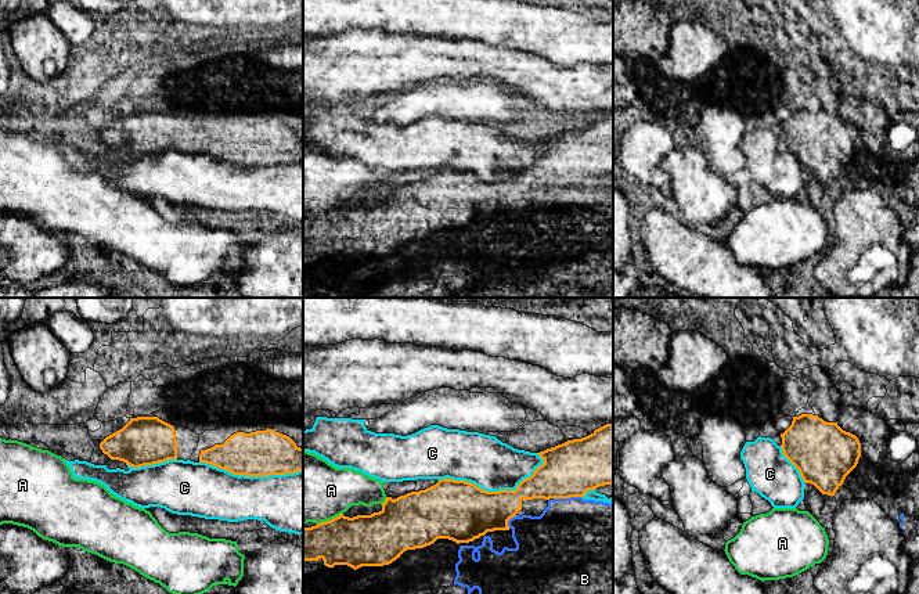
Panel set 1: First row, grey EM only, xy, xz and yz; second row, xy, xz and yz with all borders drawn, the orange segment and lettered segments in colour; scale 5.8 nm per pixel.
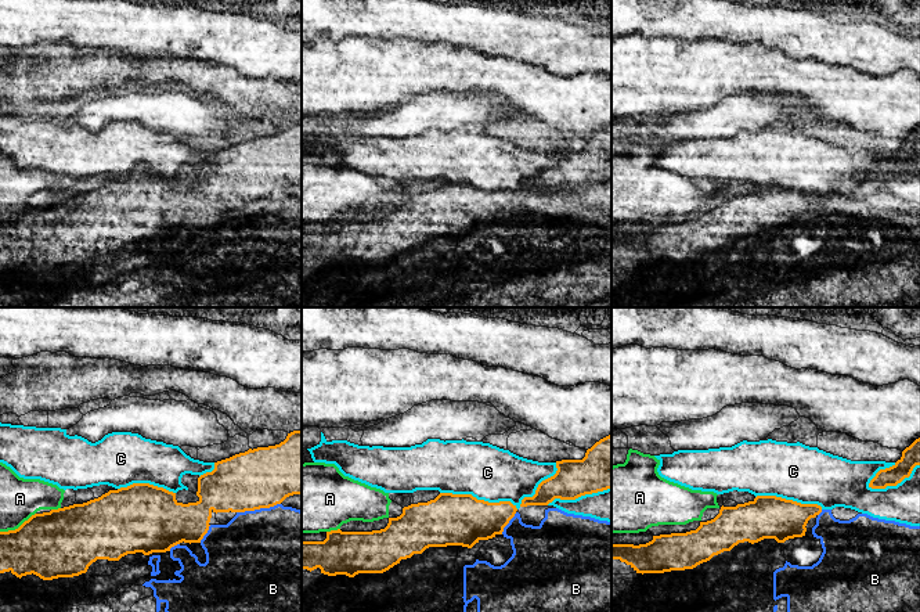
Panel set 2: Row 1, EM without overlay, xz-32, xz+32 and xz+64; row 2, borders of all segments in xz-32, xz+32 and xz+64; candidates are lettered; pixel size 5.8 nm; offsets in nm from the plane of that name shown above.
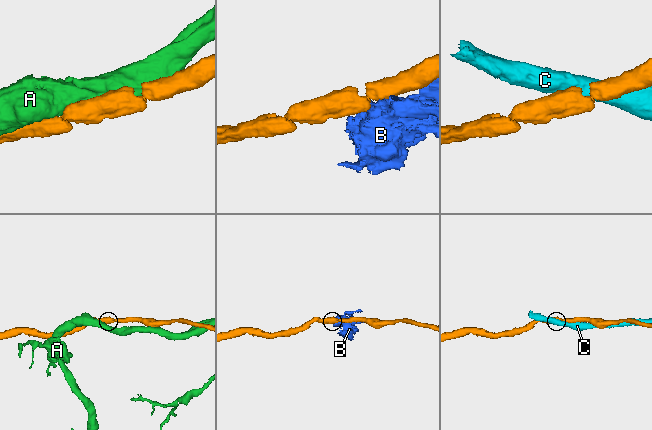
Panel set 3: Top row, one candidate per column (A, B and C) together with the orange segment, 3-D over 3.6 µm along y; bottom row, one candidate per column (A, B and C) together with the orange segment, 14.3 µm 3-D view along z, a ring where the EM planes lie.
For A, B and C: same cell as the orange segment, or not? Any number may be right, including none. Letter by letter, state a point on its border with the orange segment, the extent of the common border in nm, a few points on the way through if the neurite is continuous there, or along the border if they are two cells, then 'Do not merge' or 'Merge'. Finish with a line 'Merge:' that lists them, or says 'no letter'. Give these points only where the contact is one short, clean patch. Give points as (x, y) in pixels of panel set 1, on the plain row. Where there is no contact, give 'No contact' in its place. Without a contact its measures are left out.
A: Touches orange at xz (331, 209). Shared border 170 nm. Do not merge
B: Touches orange at xz (566, 187). Shared border 160 nm. Boundary: xz (580, 186), (554, 188). Do not merge
C: Touches orange at xz (493, 182). Shared border 650 nm. Do not merge
Merge: no letter

